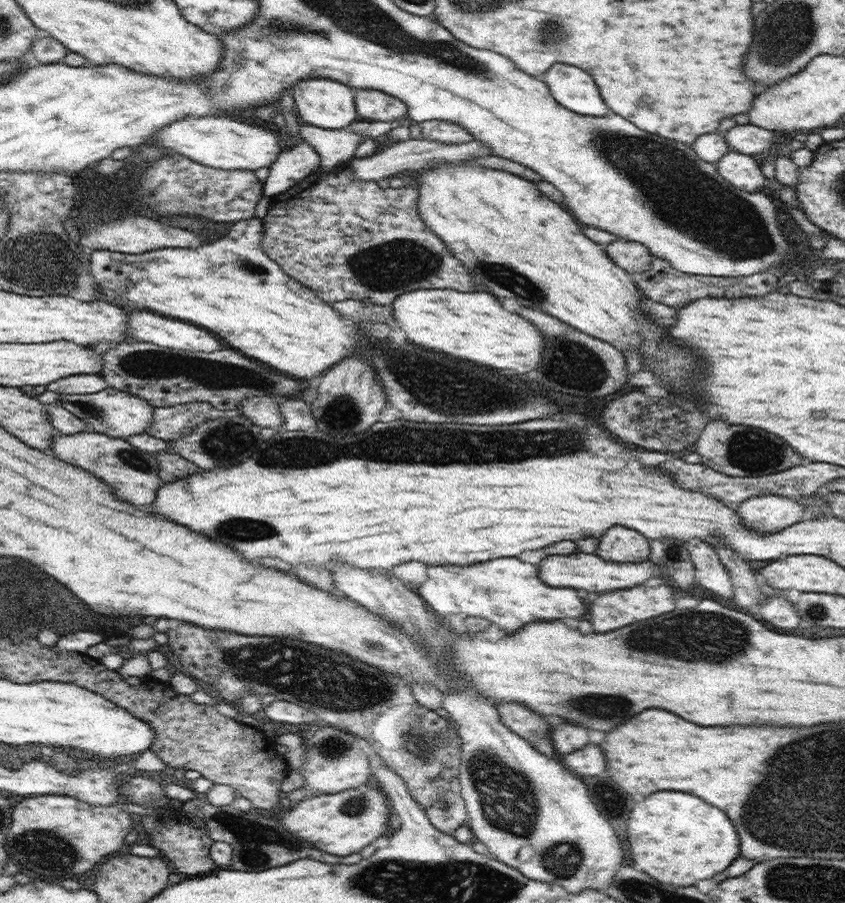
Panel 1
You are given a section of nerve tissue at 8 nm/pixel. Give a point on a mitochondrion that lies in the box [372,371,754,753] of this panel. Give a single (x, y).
(594, 707)

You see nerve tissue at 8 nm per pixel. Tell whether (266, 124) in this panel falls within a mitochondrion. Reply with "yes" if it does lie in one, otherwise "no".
no

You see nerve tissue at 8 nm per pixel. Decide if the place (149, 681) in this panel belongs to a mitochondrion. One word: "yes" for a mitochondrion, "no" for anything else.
no

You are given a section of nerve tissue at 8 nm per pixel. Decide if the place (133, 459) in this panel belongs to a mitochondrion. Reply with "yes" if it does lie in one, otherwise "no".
yes

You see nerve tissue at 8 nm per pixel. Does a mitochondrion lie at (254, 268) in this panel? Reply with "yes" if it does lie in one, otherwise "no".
yes

